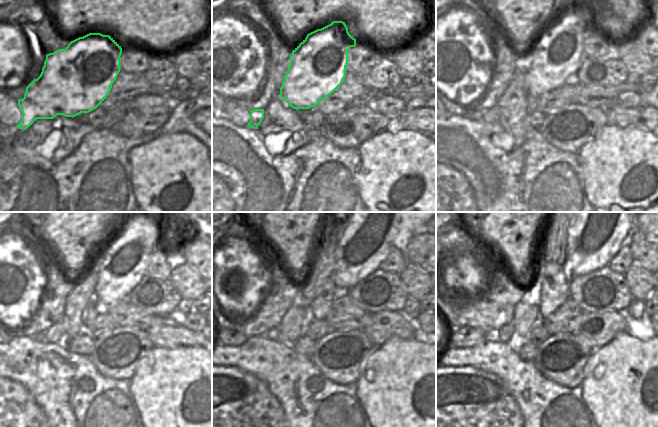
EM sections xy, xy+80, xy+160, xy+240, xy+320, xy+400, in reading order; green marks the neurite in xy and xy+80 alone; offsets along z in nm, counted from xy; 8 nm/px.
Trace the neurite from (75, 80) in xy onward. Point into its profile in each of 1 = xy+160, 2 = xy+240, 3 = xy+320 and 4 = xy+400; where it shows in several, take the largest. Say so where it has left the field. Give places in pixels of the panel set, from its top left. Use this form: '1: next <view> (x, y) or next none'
1: next xy+160 (557, 53)
2: next xy+240 (121, 265)
3: next xy+320 (355, 260)
4: next xy+400 (582, 257)

